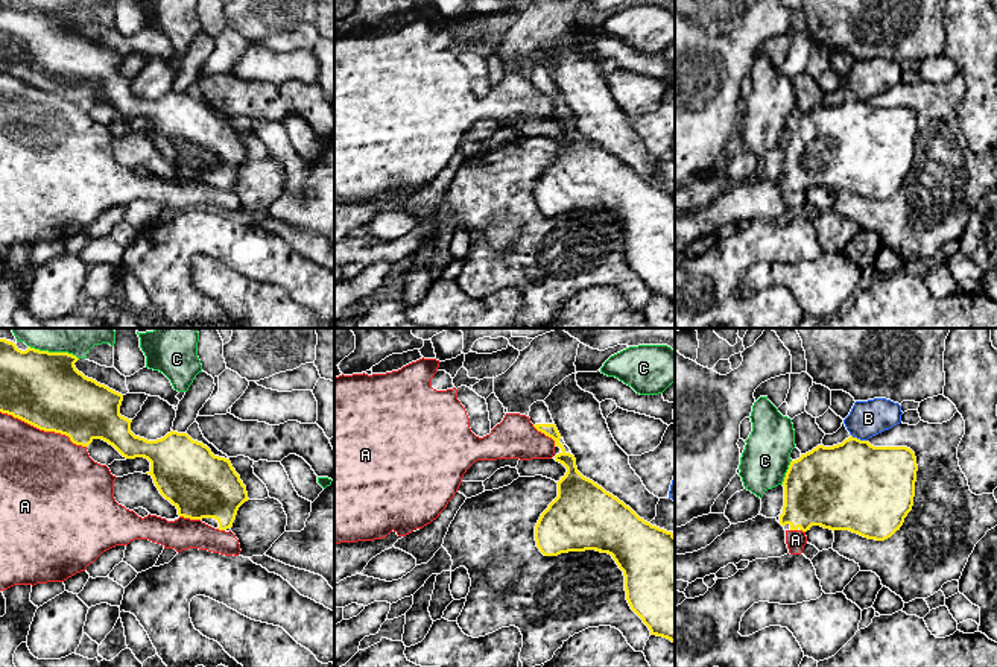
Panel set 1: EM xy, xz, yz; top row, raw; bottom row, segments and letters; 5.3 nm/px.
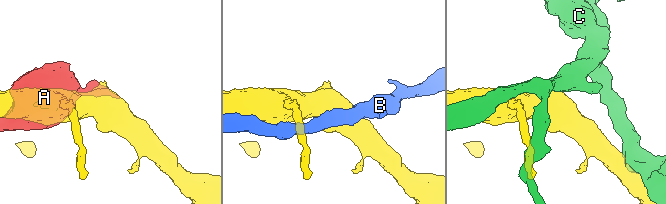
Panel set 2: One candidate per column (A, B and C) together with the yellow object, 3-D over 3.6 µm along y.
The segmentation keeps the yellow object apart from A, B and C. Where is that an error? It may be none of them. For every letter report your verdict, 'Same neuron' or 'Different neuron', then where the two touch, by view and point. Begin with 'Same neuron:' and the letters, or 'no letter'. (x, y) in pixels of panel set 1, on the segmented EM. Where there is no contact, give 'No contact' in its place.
Same neuron: no letter
A: Different neuron. Touches yellow at xy (43, 429)
B: Different neuron. Touches yellow at yz (859, 439)
C: Different neuron. Touches yellow at yz (786, 473)

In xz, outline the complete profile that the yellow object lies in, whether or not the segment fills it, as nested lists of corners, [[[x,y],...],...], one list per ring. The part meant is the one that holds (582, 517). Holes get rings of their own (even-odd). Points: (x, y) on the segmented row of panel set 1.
[[[536,401],[529,412],[533,427],[555,441],[552,459],[567,468],[558,483],[558,497],[541,514],[535,526],[536,547],[544,556],[596,550],[612,556],[625,576],[626,600],[649,627],[650,635],[675,643],[675,535],[640,518],[629,506],[584,477],[576,459],[561,438],[549,407]]]

